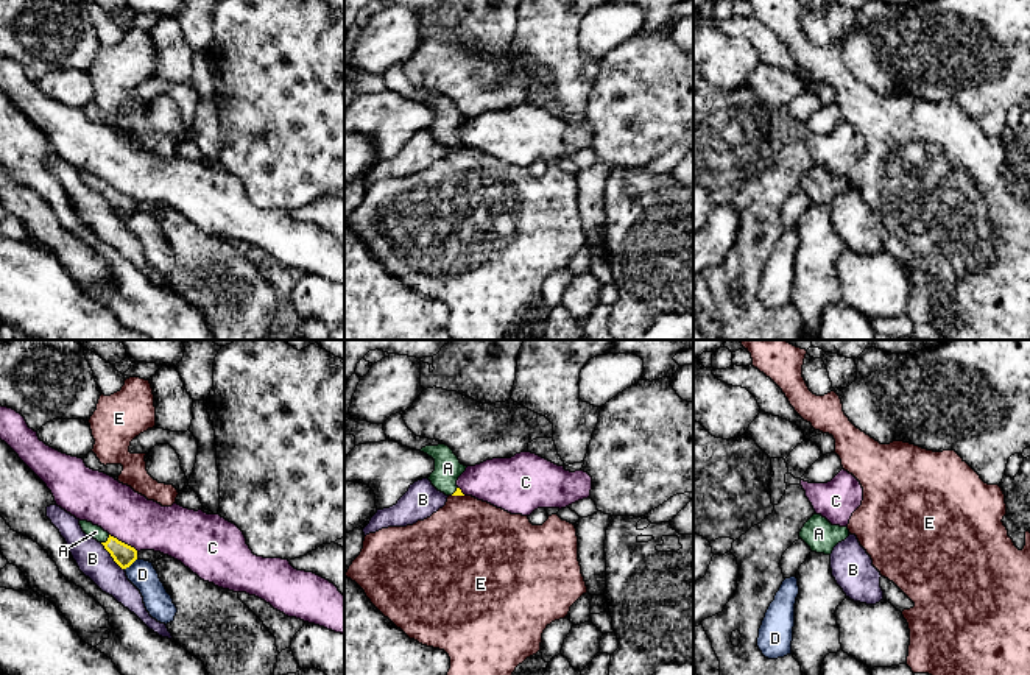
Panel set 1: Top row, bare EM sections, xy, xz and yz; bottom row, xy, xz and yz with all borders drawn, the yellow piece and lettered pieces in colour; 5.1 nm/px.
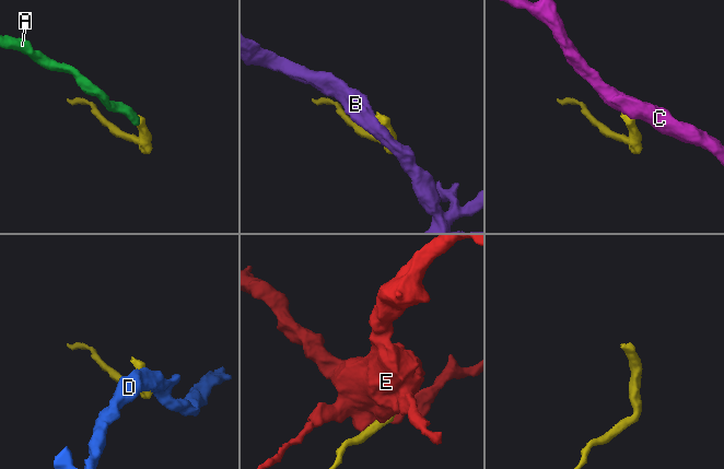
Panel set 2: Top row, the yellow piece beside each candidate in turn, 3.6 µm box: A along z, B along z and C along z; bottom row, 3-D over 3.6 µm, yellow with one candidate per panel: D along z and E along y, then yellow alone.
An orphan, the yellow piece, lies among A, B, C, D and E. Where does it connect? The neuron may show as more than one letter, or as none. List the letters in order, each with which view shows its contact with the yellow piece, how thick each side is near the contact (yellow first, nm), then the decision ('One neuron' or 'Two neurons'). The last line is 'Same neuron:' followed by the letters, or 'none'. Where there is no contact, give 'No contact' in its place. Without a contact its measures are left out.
A: Touches yellow in xy. Thickness 110 nm (yellow) against 70 nm. One neuron
B: Touches yellow in xy. Thickness 110 nm (yellow) against 170 nm. Two neurons
C: Touches yellow in xy. Thickness 110 nm (yellow) against 260 nm. Two neurons
D: Touches yellow in xy. Thickness 110 nm (yellow) against 140 nm. Two neurons
E: Touches yellow in xz. Thickness 30 nm (yellow) against 440 nm. Two neurons
Same neuron: A

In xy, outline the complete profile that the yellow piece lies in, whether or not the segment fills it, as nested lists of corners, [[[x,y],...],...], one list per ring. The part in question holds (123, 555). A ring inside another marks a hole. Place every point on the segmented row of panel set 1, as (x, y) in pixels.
[[[79,521],[79,525],[87,536],[97,539],[104,546],[104,549],[111,553],[114,561],[122,569],[129,567],[137,560],[137,550],[134,547],[111,536],[101,527],[93,525],[92,522],[87,522],[87,521]]]

